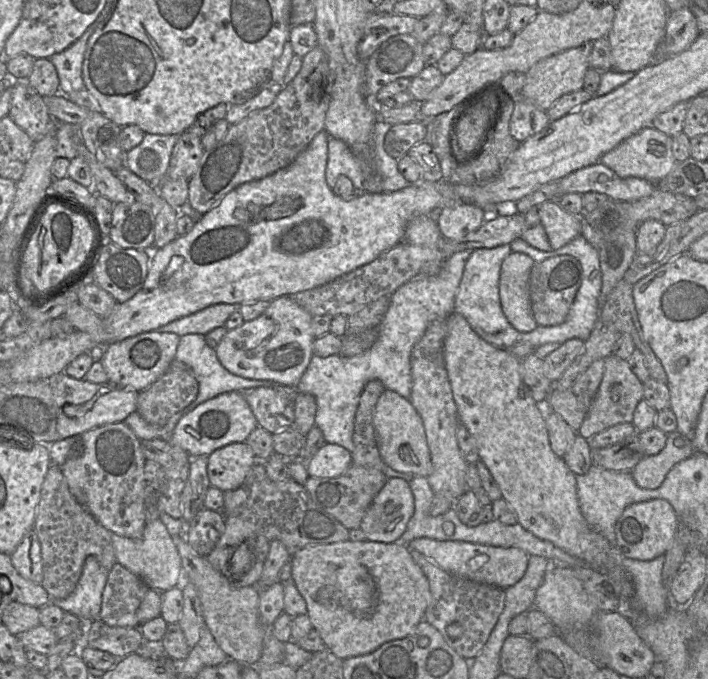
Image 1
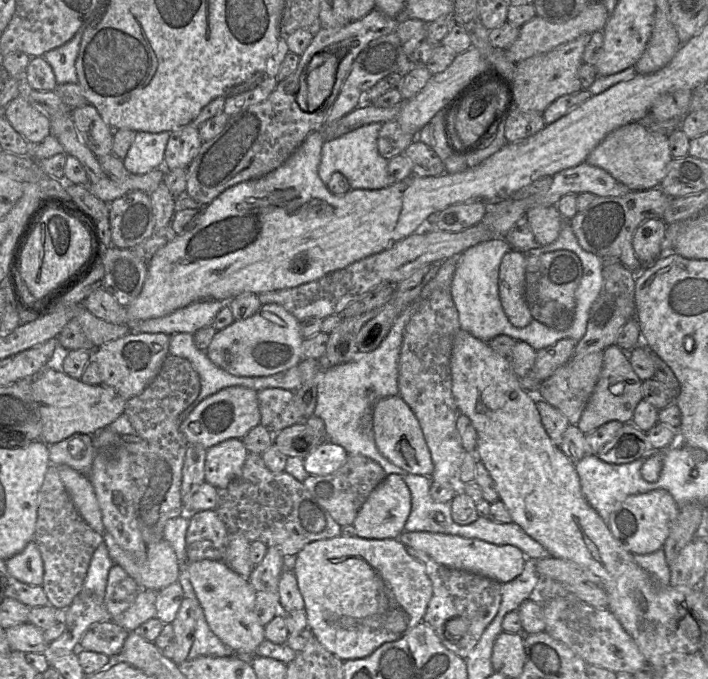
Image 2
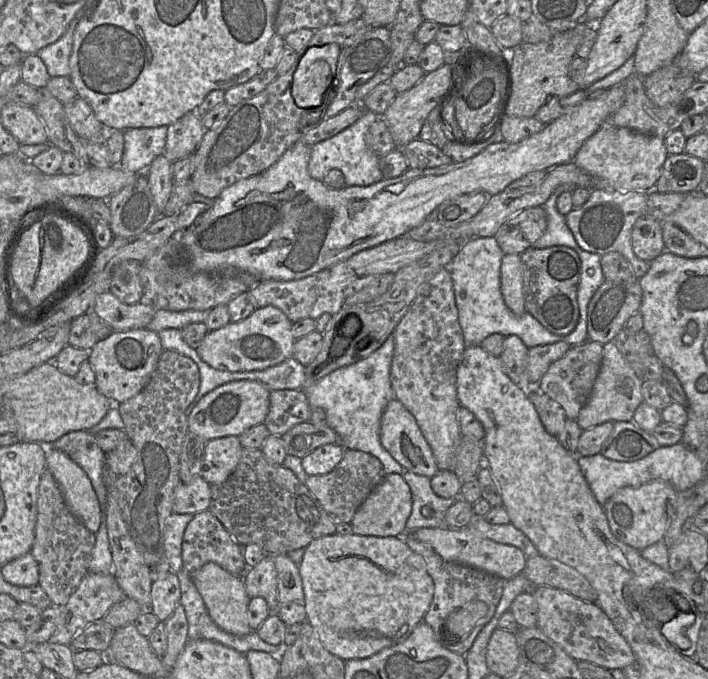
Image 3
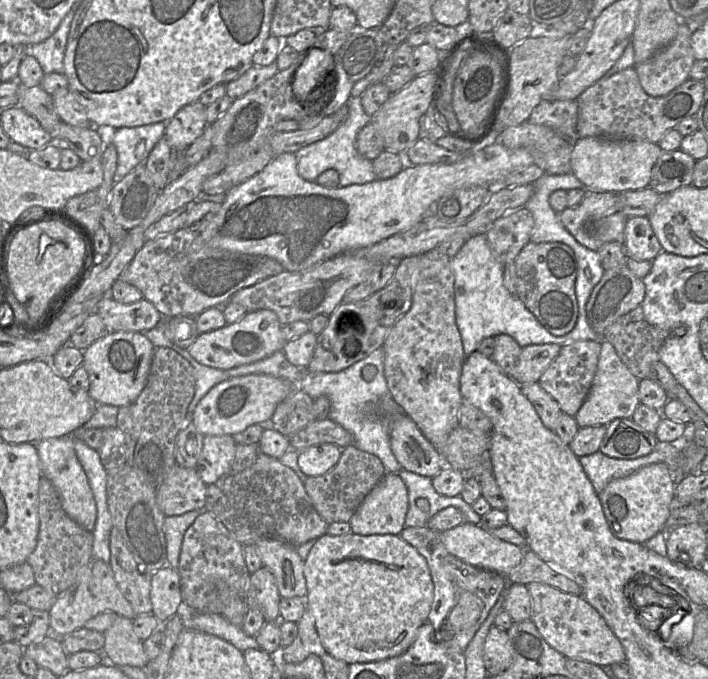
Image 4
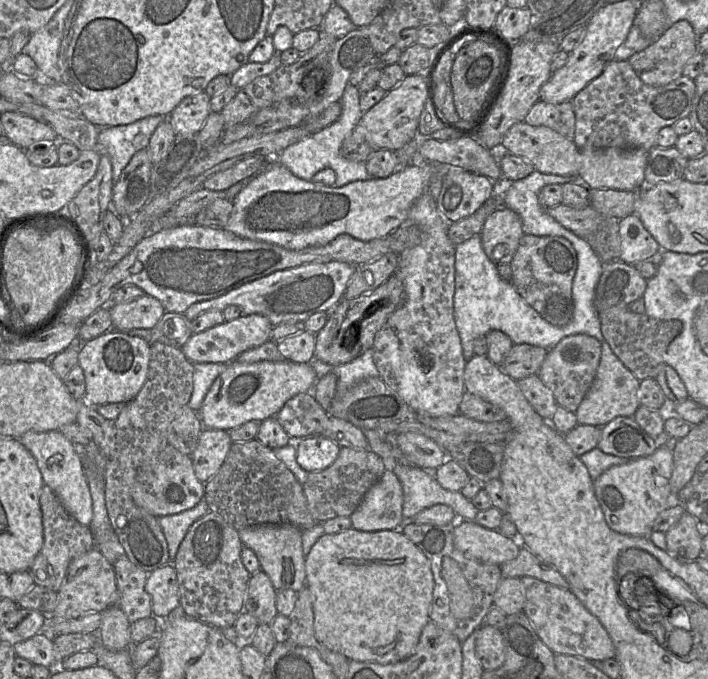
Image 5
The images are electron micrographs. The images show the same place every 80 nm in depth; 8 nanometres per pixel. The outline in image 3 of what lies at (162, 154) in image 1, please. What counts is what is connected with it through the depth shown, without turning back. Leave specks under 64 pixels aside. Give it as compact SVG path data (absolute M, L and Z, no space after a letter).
M160 126L122 131L124 152L118 167L131 173L145 173L156 157L164 155L167 128Z

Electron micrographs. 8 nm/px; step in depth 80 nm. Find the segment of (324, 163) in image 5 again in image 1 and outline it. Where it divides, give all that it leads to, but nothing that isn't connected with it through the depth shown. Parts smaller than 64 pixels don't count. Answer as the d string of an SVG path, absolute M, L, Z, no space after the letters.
M376 122L368 148L368 154L355 151L345 142L328 136L328 160L325 172L327 185L332 189L339 176L344 175L351 179L355 189L359 192L382 193L401 190L409 185L397 168L397 160L387 154L384 149L384 137L391 127L385 122Z

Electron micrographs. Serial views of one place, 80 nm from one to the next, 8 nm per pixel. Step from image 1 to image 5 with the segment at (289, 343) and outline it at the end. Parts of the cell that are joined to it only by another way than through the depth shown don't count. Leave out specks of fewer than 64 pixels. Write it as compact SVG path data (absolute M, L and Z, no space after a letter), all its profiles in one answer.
M241 315L237 319L194 333L181 347L185 357L191 363L230 363L241 353L262 345L271 339L273 325L263 315Z

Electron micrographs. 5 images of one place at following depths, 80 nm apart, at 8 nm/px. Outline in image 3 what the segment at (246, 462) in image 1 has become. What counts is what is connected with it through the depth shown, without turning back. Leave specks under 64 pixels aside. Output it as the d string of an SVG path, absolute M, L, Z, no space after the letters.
M238 436L207 440L201 466L201 477L210 485L220 484L234 472L243 447Z

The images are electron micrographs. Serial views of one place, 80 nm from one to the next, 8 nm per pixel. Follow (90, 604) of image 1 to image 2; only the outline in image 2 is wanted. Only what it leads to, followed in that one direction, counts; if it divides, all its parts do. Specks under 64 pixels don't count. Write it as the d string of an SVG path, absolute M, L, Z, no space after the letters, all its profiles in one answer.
M103 542L92 555L83 590L91 591L100 599L104 599L109 571L113 565L108 548Z

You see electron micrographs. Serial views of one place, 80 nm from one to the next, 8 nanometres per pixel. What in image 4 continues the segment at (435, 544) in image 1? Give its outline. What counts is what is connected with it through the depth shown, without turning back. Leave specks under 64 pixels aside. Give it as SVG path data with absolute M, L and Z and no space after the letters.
M463 522L460 525L441 532L442 542L447 551L472 566L494 571L507 576L523 559L523 550L518 546L503 541L478 524Z

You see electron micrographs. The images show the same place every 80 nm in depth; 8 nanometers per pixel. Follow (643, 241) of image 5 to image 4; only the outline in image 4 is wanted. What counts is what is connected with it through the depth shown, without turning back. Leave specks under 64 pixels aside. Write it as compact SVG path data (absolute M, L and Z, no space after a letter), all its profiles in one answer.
M647 217L627 219L623 248L627 257L637 261L652 261L662 251Z

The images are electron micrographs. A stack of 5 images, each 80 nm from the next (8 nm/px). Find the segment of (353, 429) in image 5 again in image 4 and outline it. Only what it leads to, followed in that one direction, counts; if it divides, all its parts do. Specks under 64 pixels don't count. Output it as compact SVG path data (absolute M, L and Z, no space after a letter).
M331 419L315 420L306 427L289 437L291 448L301 452L306 448L331 443L340 448L353 445L353 437L350 432Z

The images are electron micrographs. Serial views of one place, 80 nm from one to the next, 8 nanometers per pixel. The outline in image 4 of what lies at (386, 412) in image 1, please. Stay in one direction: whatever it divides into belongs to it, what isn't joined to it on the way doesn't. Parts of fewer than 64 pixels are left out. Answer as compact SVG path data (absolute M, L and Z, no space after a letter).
M405 413L396 416L390 429L391 450L402 469L433 478L443 467L443 456Z

